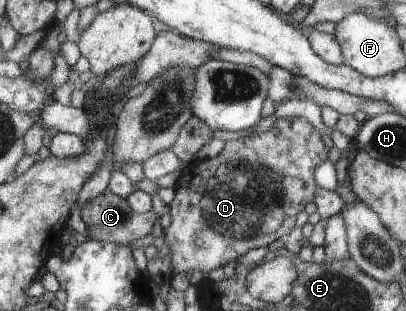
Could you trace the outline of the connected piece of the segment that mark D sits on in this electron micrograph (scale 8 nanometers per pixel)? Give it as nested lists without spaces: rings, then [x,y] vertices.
[[[278,118],[266,133],[227,141],[218,155],[194,162],[192,167],[190,167],[190,171],[186,173],[186,179],[188,179],[186,191],[177,190],[174,199],[170,203],[172,222],[162,233],[171,249],[170,257],[174,273],[184,273],[186,275],[194,271],[208,273],[213,269],[224,267],[226,263],[238,263],[238,260],[243,255],[246,255],[252,249],[256,249],[256,247],[270,245],[270,243],[274,243],[276,239],[280,239],[284,235],[288,237],[296,229],[294,227],[296,225],[296,217],[306,209],[308,203],[315,203],[314,199],[317,198],[319,187],[316,185],[316,179],[314,179],[314,169],[328,159],[328,150],[328,147],[324,145],[324,141],[322,141],[322,137],[320,137],[320,131],[305,118]]]

